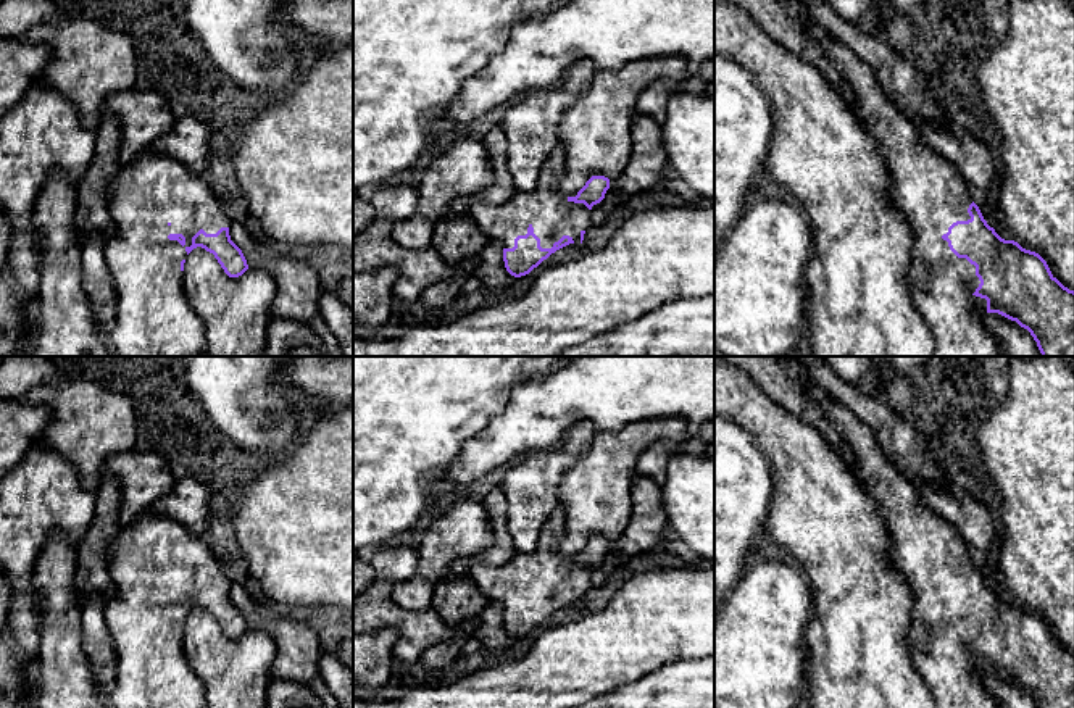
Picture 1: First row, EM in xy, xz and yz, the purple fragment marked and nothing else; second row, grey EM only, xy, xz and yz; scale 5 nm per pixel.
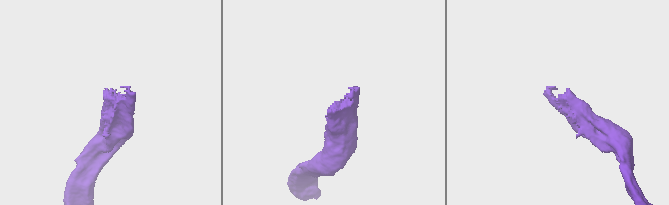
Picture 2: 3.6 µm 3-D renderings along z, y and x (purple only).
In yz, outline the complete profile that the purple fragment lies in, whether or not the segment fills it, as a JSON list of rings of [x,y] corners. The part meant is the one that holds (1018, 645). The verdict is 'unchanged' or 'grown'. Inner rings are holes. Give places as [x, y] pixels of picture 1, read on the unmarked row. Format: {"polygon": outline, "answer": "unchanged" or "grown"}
{"polygon": [[[818,384],[810,385],[808,395],[843,437],[848,458],[855,464],[855,476],[882,514],[890,545],[890,563],[901,573],[913,595],[908,632],[911,663],[934,695],[935,708],[1000,708],[998,700],[984,685],[987,674],[998,674],[1016,682],[1030,693],[1037,708],[1074,708],[1074,652],[1064,648],[1051,635],[1039,614],[1022,610],[1014,602],[1001,600],[987,585],[955,527],[922,503],[913,481],[885,458],[872,432],[847,406],[834,400]]], "answer": "grown"}

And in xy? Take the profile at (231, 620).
{"polygon": [[[142,514],[119,526],[111,555],[114,595],[105,600],[105,619],[118,653],[111,708],[206,708],[203,684],[184,653],[187,616],[197,608],[205,610],[214,616],[229,639],[239,639],[248,631],[242,611],[231,602],[231,582],[224,576],[223,560],[221,548],[171,518]]], "answer": "grown"}

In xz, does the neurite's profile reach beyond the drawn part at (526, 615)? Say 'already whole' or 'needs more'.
needs more

